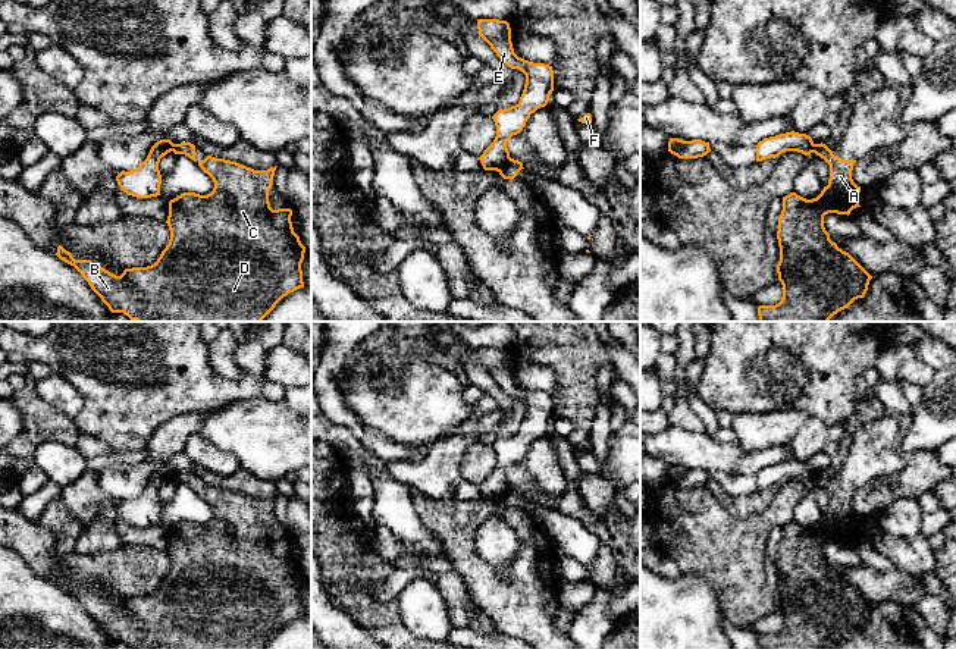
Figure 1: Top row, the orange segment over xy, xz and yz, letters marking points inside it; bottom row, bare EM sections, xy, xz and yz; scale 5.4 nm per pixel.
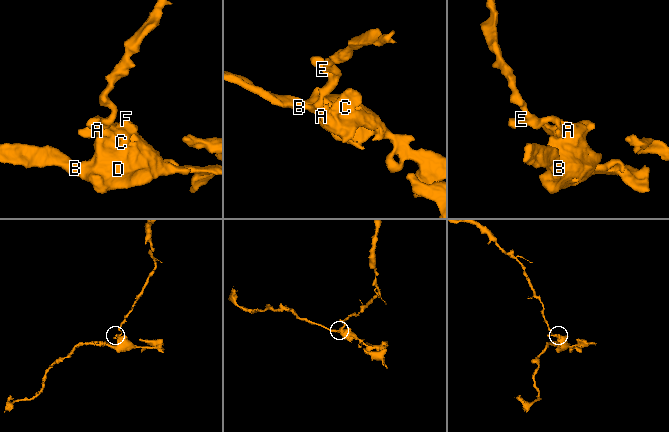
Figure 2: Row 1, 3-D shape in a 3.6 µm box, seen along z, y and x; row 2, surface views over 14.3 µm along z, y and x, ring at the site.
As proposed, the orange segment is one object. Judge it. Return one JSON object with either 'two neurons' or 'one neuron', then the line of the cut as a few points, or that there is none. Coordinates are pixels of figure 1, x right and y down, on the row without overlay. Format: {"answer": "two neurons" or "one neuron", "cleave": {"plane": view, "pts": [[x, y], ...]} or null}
{"answer": "two neurons", "cleave": {"plane": "xz", "pts": [[511, 488], [497, 499]]}}

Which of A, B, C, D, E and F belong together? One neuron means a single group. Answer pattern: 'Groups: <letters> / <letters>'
Groups: A B C D F / E

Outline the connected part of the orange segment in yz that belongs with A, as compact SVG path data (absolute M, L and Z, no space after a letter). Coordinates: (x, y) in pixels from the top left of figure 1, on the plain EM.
M822 471L814 473L814 482L830 493L828 514L812 529L806 529L796 521L783 526L777 559L780 576L777 602L783 614L783 627L775 634L759 634L759 649L830 649L855 628L863 627L872 608L849 581L830 568L830 562L824 556L825 543L849 545L853 537L861 536L861 515L852 508L856 489L843 489L834 485Z

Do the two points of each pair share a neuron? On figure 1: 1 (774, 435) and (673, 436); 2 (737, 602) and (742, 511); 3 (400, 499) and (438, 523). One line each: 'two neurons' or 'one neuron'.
1: two neurons
2: two neurons
3: two neurons

